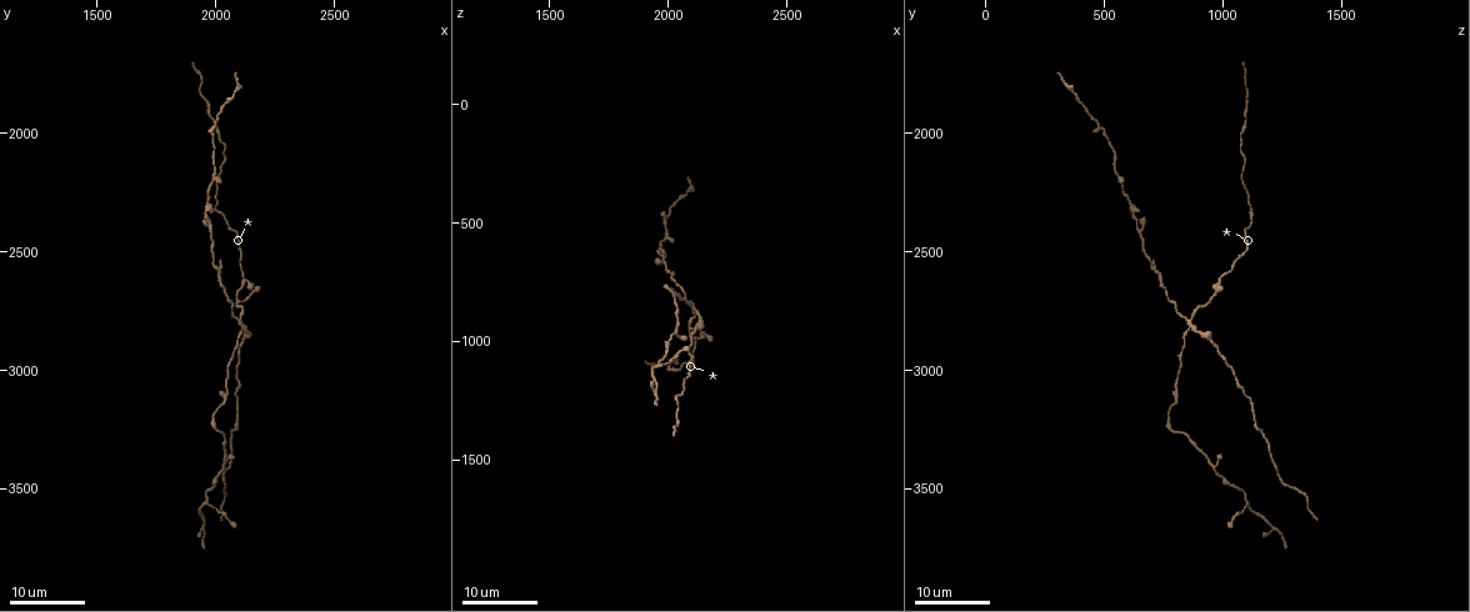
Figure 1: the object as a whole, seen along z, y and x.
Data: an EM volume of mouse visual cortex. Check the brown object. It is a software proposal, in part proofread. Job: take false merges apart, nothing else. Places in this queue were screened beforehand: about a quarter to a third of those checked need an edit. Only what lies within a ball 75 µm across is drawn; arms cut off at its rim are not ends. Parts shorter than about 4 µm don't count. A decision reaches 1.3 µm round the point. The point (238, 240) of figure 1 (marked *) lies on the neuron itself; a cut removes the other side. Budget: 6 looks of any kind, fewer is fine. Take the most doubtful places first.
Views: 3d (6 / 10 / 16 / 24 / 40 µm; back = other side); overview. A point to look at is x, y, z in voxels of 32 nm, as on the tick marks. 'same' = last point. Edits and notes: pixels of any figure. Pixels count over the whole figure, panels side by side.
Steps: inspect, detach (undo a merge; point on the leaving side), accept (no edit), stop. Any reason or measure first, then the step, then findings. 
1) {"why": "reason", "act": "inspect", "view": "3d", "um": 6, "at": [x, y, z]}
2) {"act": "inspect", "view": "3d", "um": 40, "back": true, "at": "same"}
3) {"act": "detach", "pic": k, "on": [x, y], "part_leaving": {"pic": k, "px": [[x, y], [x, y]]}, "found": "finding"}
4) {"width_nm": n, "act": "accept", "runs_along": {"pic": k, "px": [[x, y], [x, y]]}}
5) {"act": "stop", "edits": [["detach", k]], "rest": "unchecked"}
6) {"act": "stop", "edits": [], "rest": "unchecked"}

{"why": "small branch off a trunk", "act": "inspect", "view": "3d", "um": 16, "at": [2090, 2800, 860]}

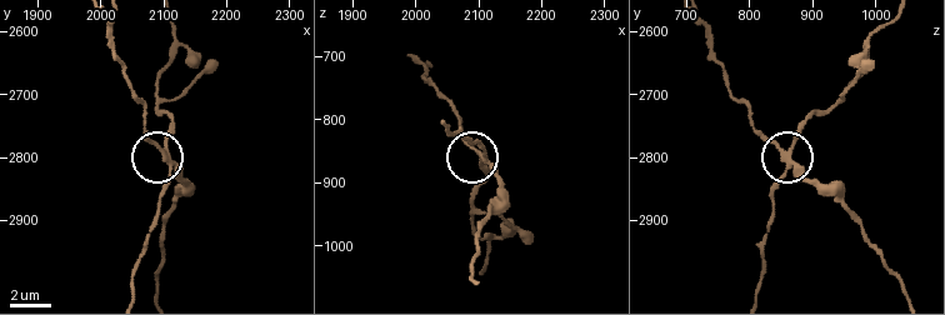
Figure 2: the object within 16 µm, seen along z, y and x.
{"why": "closer look", "act": "inspect", "view": "3d", "um": 10, "at": [2100, 2795, 850]}

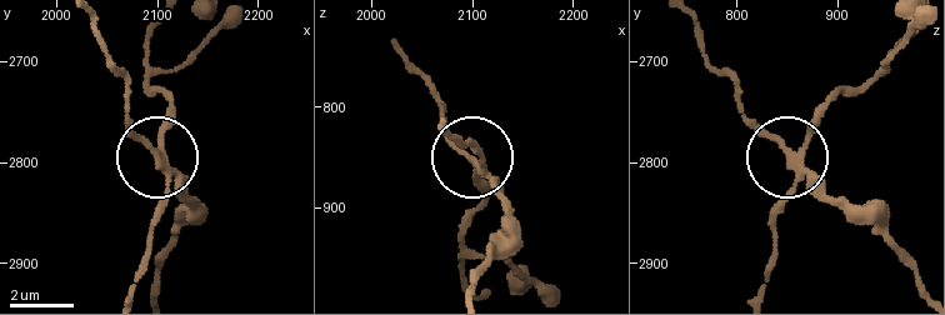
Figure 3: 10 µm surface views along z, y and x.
{"width_nm": 200, "act": "detach", "pic": 3, "on": [139, 136], "part_leaving": {"pic": 3, "px": [[166, 164], [131, 126], [126, 85], [108, 61], [96, 21]]}, "found": "a second neuron is stuck on"}

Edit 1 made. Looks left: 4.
{"act": "inspect", "view": "3d", "um": 24, "at": [2110, 2590, 1000]}

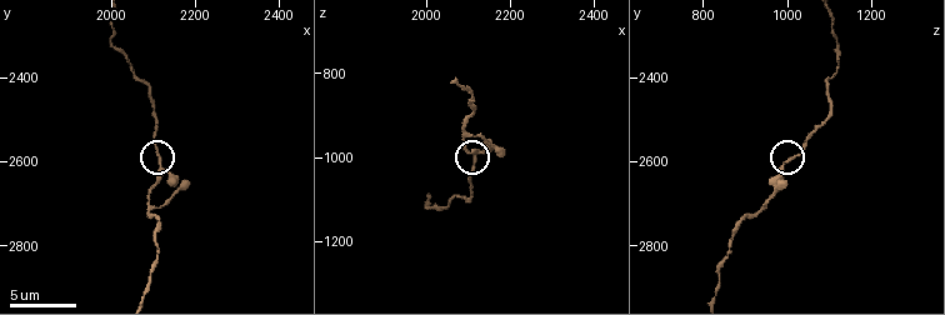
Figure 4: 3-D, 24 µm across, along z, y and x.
{"act": "inspect", "view": "3d", "um": 6, "at": [2120, 2590, 1010]}

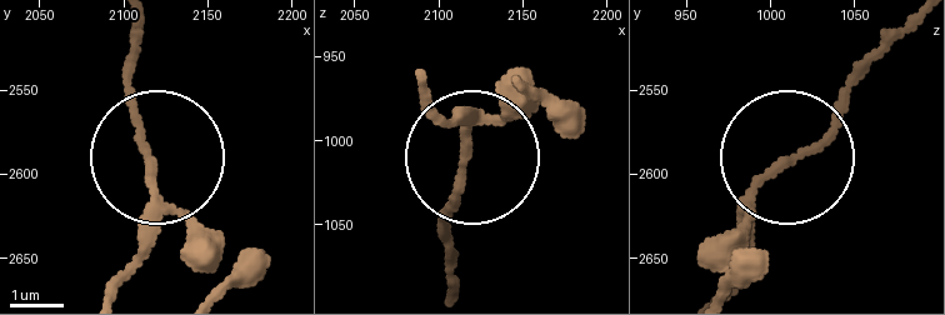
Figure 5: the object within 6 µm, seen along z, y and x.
{"act": "inspect", "view": "3d", "um": 6, "back": true, "at": [2116, 2596, 1006]}

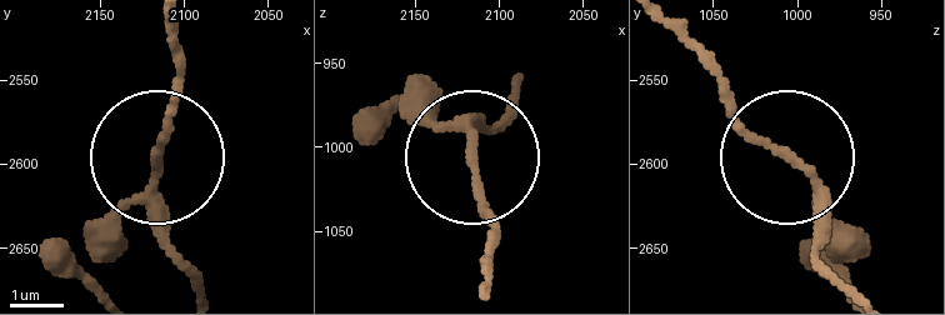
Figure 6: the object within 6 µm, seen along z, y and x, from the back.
{"arms": 3, "act": "accept", "runs_along": {"pic": 6, "px": [[663, 23], [730, 116], [860, 246]]}, "found": "one neuron here"}

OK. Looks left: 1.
{"act": "stop", "edits": [["detach", 3]], "rest": "unchecked"}

